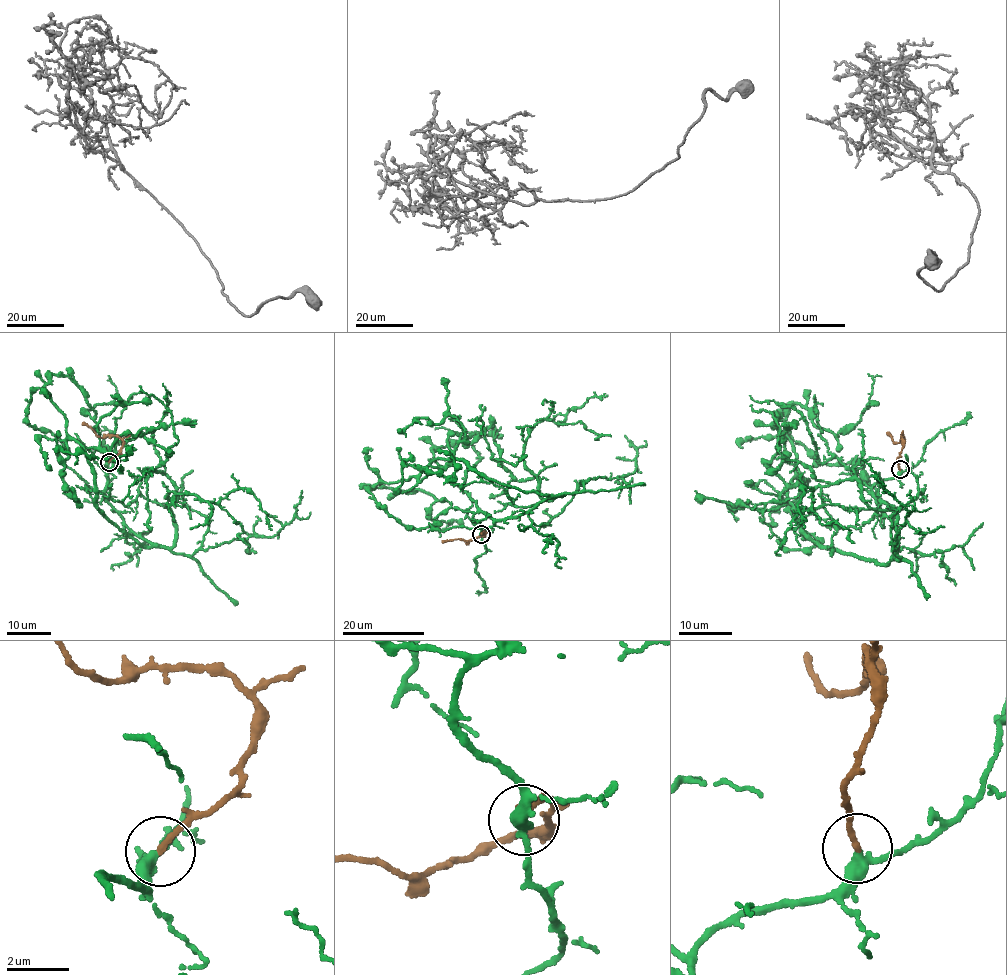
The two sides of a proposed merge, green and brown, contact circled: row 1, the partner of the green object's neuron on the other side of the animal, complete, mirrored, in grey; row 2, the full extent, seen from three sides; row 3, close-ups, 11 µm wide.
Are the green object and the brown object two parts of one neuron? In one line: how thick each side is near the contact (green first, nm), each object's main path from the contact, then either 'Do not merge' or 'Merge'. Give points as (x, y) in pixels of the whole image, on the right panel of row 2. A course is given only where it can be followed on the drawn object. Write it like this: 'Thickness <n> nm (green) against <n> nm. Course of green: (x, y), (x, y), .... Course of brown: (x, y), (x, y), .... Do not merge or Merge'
Thickness 320 nm (green) against 180 nm. Course of green: (900, 469), (873, 486), (898, 534), (882, 565), (827, 549), (788, 499), (788, 407), (836, 436), (881, 376). Course of brown: (900, 469), (898, 459), (903, 446), (901, 436), (900, 442), (896, 444), (888, 432). Merge

